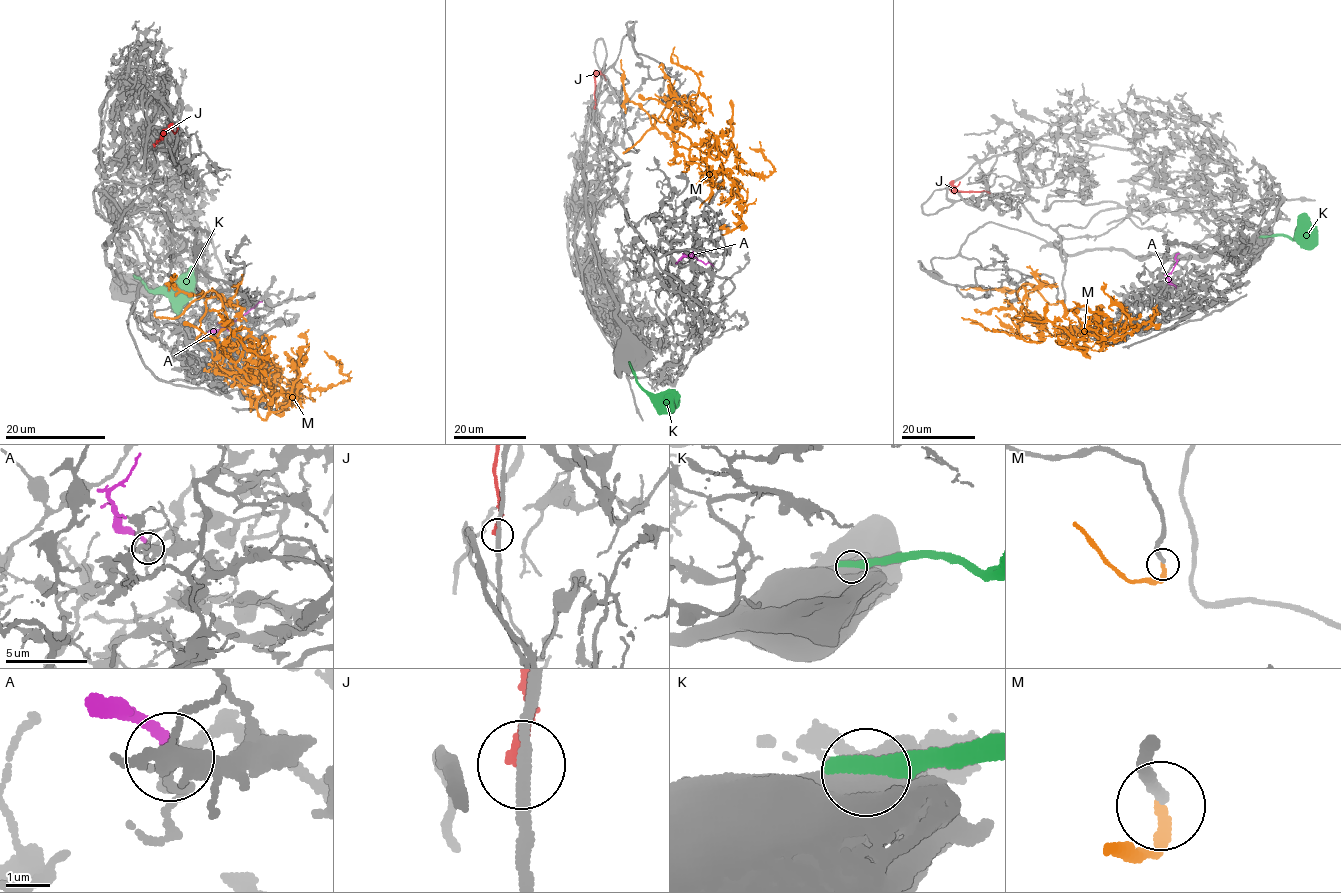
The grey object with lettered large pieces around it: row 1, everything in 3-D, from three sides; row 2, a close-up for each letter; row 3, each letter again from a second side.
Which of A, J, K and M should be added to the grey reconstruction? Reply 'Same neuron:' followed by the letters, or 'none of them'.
Same neuron: M

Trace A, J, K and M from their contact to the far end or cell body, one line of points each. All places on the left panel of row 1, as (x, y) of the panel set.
A: (203, 336), (230, 324), (262, 301)
J: (154, 146), (168, 129), (175, 132), (178, 128)
K: (134, 276), (148, 288), (171, 287), (191, 266)
M: (155, 311), (203, 296), (196, 339), (250, 369), (271, 411), (348, 381), (324, 351)

